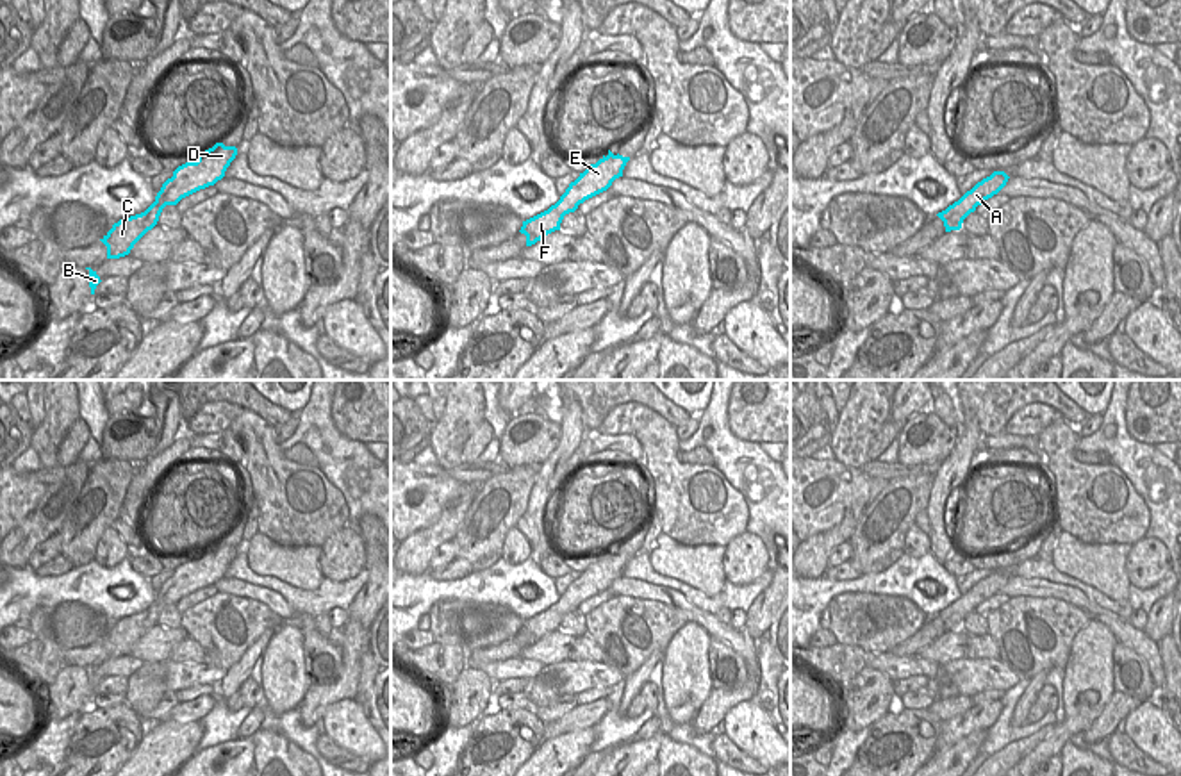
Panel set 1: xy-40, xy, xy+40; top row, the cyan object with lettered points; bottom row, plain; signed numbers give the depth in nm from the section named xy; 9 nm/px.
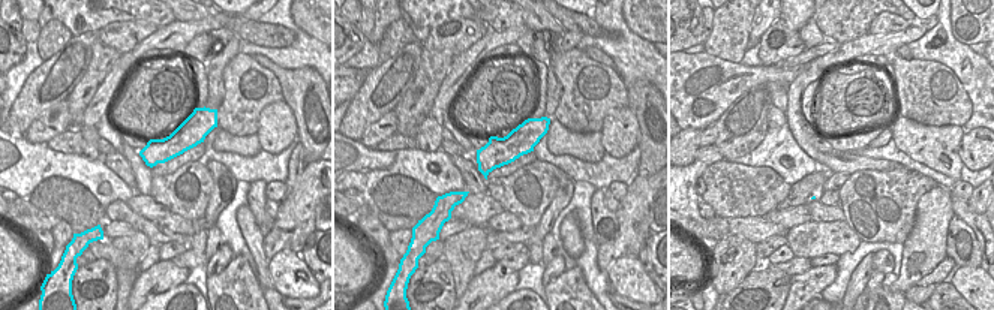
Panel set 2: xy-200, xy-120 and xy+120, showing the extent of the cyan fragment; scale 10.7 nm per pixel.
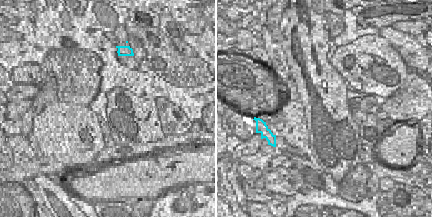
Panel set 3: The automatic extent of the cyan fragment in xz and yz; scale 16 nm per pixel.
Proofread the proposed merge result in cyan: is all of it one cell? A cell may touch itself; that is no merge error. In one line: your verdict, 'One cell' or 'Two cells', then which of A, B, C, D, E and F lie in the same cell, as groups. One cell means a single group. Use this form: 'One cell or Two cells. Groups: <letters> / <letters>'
One cell. Groups: A B C D E F.

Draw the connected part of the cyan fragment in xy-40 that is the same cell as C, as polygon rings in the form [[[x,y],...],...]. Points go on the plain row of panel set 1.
[[[216,542],[212,548],[202,551],[196,562],[178,565],[173,576],[162,583],[155,601],[145,612],[120,619],[100,639],[107,646],[107,658],[128,655],[134,644],[157,624],[166,605],[177,605],[182,598],[214,585],[225,576],[235,555],[235,546]]]

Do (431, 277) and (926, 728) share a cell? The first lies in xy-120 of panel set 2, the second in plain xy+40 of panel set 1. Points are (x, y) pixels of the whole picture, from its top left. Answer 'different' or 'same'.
same

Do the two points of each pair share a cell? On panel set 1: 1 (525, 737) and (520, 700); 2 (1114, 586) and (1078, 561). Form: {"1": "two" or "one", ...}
{"1": "two", "2": "one"}

